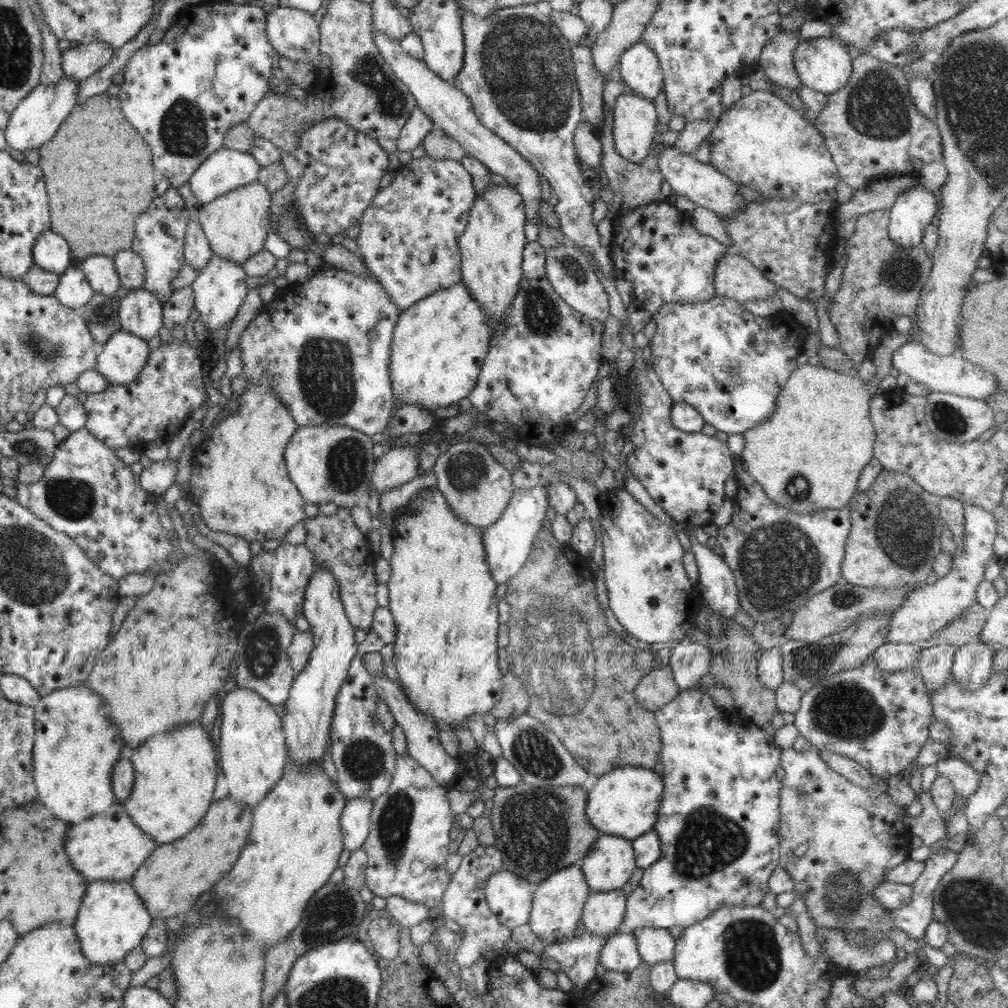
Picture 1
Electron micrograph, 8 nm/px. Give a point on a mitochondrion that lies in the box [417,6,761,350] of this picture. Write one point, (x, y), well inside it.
(526, 70)

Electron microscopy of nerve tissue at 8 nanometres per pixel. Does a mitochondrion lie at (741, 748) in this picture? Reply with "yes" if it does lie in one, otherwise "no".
no

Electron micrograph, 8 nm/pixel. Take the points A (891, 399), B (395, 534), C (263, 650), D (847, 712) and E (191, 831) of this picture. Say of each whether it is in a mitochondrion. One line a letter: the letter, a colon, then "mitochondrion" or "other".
A: other
B: other
C: mitochondrion
D: mitochondrion
E: other

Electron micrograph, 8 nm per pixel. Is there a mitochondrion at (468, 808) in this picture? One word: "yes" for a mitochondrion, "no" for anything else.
no

